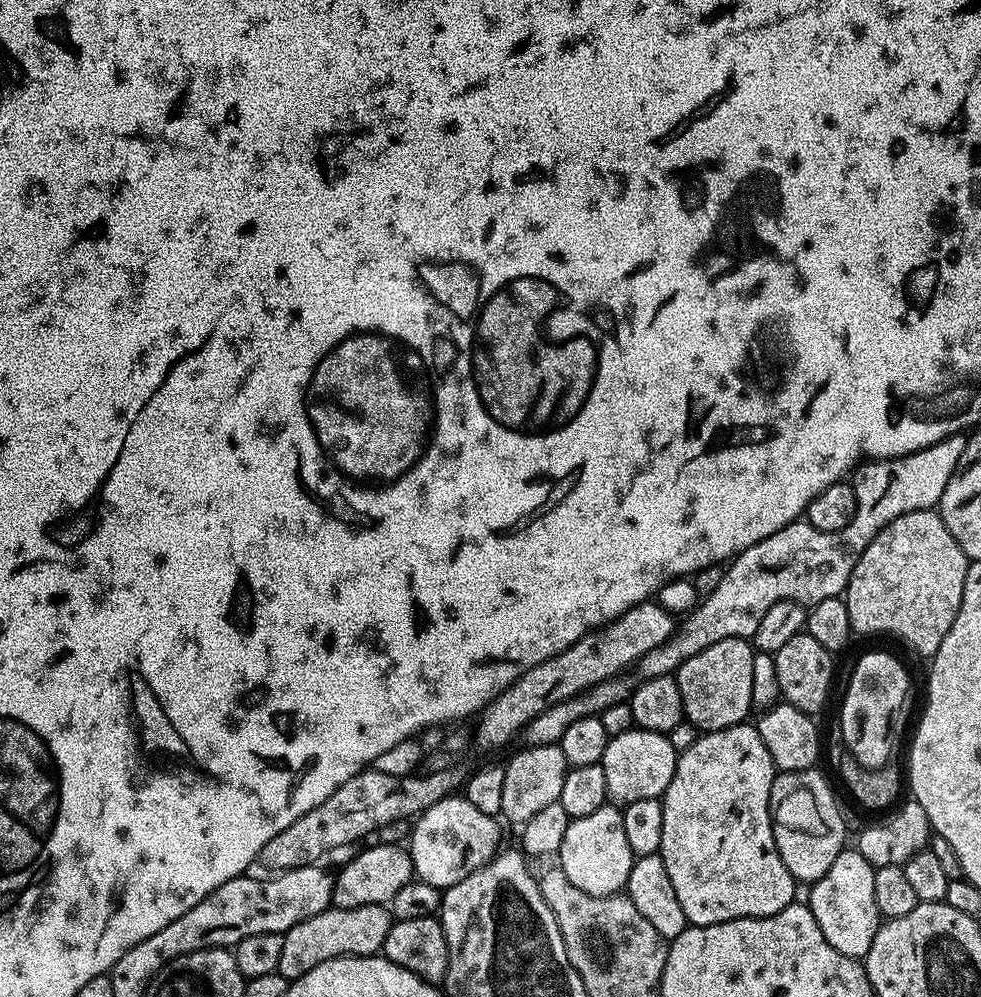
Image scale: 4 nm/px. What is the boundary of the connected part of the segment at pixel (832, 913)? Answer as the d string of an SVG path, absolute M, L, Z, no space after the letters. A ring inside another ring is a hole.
M848 846L834 858L830 870L811 885L812 893L806 897L806 903L814 918L818 918L826 942L830 942L838 954L863 958L874 942L874 934L882 923L878 902L874 902L875 873L872 863L855 847Z

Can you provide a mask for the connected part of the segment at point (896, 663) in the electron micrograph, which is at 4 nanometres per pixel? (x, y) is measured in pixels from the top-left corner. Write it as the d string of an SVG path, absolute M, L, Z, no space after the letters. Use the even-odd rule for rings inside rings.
M868 652L852 668L844 701L840 704L840 736L844 739L847 755L853 756L867 768L883 768L893 759L888 731L896 711L908 696L908 672L896 656L888 652Z

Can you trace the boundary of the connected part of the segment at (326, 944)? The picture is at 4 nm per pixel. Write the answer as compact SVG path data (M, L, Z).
M383 904L338 908L329 906L322 914L298 922L289 932L283 933L282 962L280 970L288 981L302 978L314 966L330 962L339 956L374 956L383 949L386 934L394 923L394 917Z

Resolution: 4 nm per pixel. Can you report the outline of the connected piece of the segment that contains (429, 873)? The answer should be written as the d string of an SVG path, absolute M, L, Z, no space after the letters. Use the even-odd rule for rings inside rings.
M449 794L420 813L410 837L410 851L415 875L430 886L446 889L462 882L469 872L476 872L497 855L501 821L482 814L460 794Z

